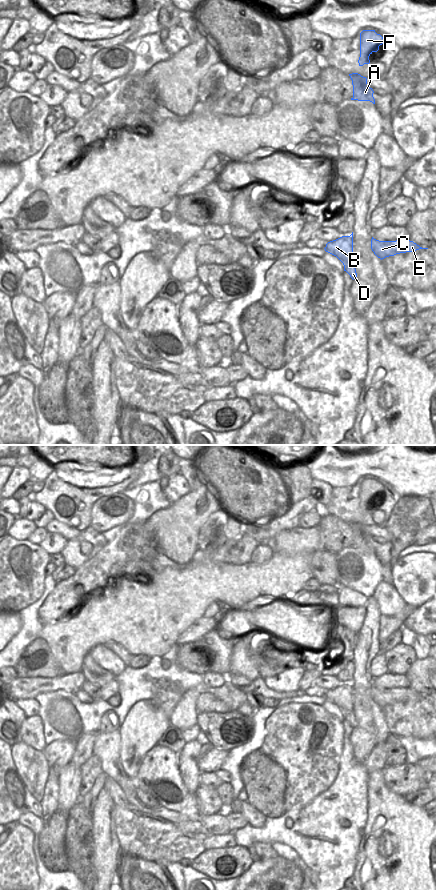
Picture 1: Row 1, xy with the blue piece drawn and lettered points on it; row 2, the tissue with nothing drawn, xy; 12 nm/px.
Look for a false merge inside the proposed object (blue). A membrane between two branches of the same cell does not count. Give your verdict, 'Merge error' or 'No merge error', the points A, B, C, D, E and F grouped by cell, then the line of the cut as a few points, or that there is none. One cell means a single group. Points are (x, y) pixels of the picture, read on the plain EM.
Merge error. Groups: A D F / B C E. Split along xy (352, 702), (352, 706), (350, 708), (346, 707), (343, 711)

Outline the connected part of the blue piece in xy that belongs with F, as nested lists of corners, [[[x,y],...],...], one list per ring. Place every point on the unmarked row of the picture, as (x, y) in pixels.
[[[363,478],[360,481],[360,505],[359,514],[369,512],[369,504],[379,498],[379,494],[384,490],[383,485],[377,482],[375,478]]]

